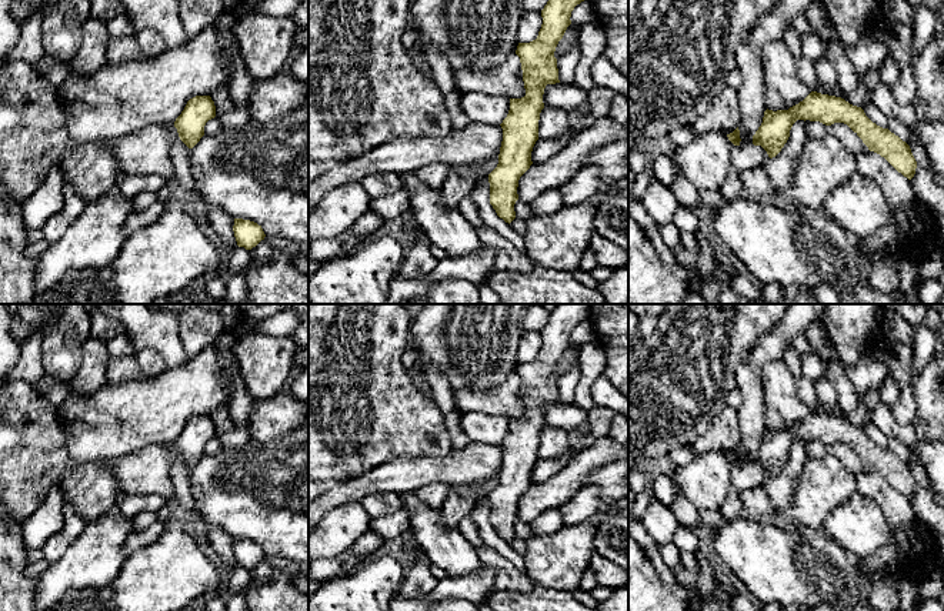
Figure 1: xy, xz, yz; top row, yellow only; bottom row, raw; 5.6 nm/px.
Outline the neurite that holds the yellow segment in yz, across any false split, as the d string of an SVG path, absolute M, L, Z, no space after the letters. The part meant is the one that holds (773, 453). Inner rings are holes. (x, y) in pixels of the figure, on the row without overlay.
M811 411L803 421L788 430L765 430L763 443L753 455L753 464L761 465L770 478L775 477L790 457L797 440L820 441L825 445L847 444L868 467L884 477L898 493L911 500L917 481L910 465L888 448L873 443L861 427L841 417Z

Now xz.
M557 304L541 330L543 344L536 360L518 363L526 415L510 418L510 430L500 444L503 461L497 487L488 494L490 524L506 542L516 538L520 497L530 488L531 471L538 460L538 440L544 428L547 404L560 403L556 367L571 344L571 331L590 318L591 304Z

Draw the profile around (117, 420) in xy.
M214 344L187 364L154 377L111 385L59 405L67 430L64 445L77 463L121 458L144 447L170 445L196 415L230 403L220 351Z

